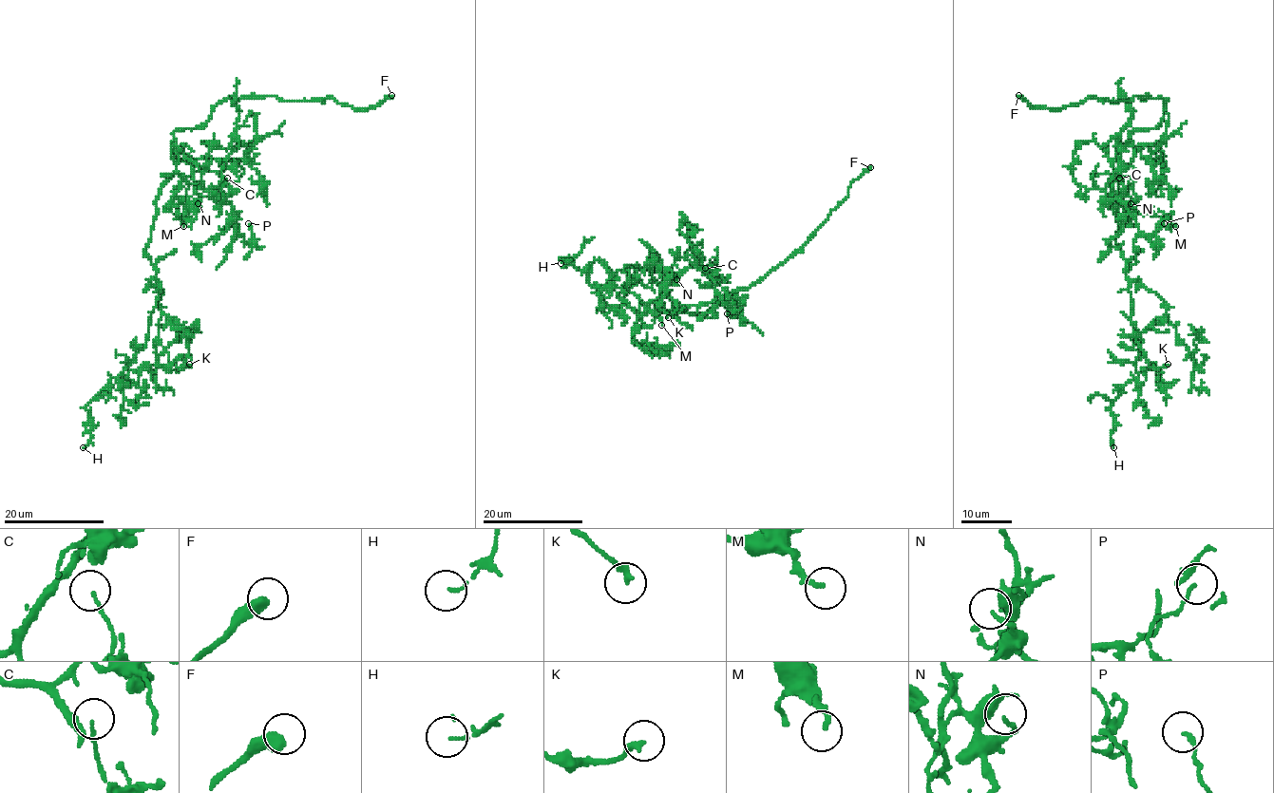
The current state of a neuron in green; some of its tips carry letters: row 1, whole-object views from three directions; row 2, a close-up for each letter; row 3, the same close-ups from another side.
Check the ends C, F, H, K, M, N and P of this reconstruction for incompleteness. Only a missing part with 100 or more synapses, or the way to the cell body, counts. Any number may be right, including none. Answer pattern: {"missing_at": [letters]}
{"missing_at": ["F"]}

